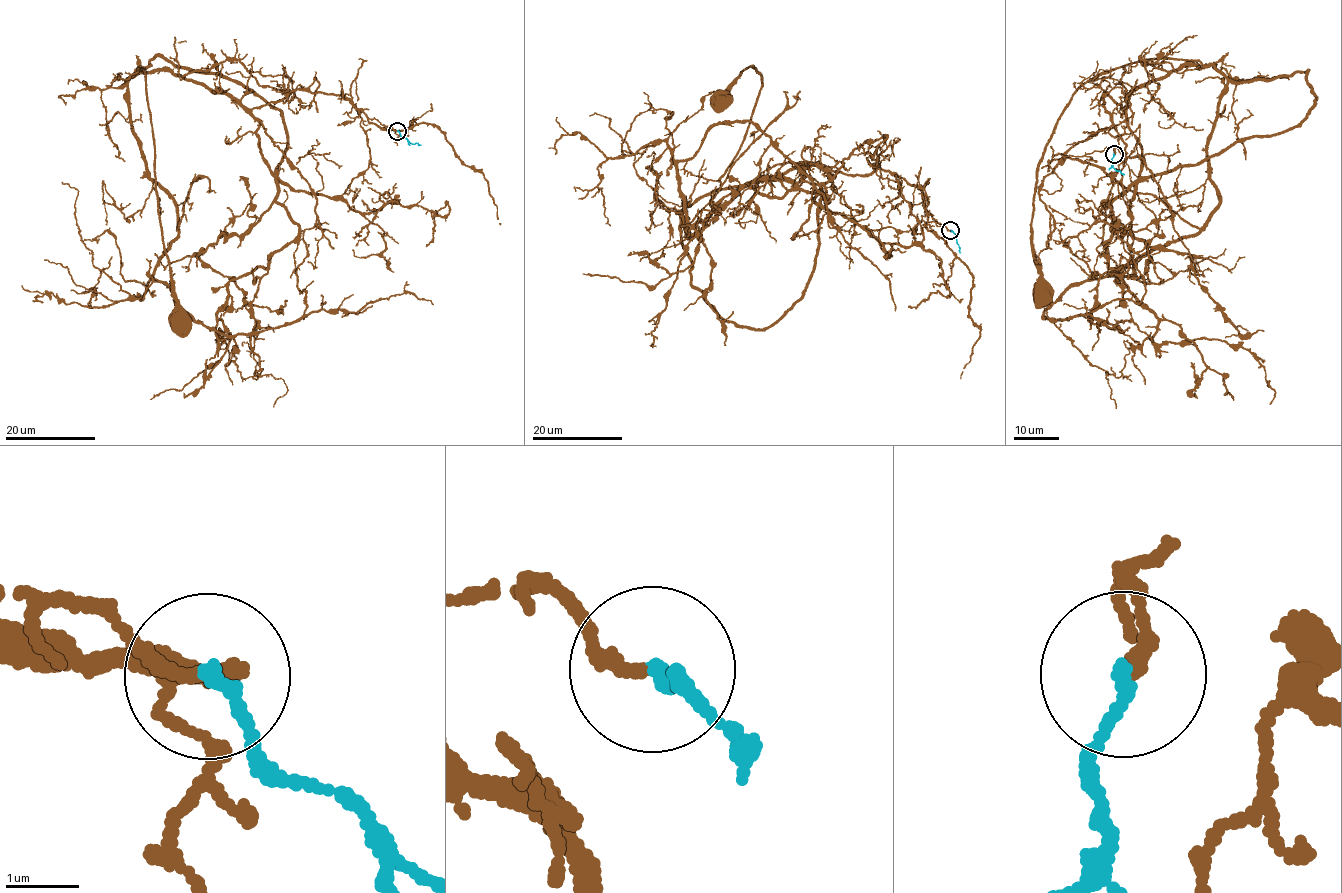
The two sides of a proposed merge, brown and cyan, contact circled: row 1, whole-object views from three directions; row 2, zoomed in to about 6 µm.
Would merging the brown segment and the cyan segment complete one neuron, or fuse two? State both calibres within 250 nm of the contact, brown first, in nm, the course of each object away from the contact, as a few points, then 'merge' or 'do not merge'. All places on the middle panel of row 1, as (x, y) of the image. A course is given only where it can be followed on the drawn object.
180 nm thick on the brown side, 190 nm on the other; brown runs (950, 230), (929, 222), (916, 186), (877, 169), (796, 164), (721, 189), (760, 75), (739, 72), (721, 102); cyan runs (950, 230), (956, 237), (960, 253); merge

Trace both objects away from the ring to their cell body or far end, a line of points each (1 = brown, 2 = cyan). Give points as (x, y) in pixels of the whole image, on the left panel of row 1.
1: (397, 131), (334, 94), (289, 91), (244, 108), (190, 79), (138, 68), (181, 324)
2: (397, 131), (409, 142), (421, 145)

